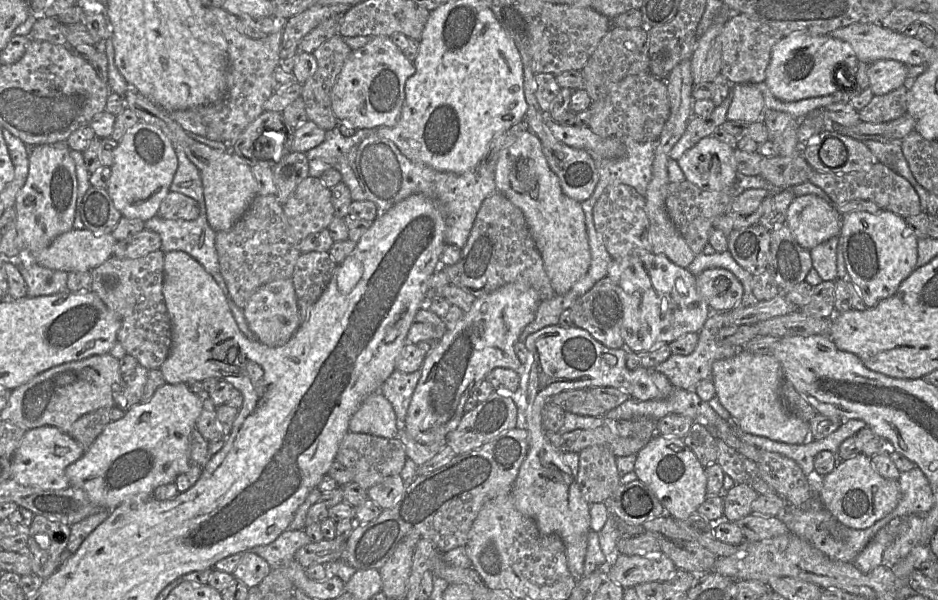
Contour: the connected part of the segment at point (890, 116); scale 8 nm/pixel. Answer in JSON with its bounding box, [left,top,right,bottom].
[859,84,909,123]

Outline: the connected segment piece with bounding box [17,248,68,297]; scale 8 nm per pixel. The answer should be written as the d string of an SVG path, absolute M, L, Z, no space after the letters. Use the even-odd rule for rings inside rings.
M25 248L18 256L21 262L17 268L25 280L27 296L53 295L67 290L68 272L40 266Z

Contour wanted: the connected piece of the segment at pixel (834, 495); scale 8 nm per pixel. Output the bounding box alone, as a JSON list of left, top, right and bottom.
[820,453,901,529]

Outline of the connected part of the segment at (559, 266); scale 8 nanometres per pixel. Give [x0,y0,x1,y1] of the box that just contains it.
[495,131,591,294]

